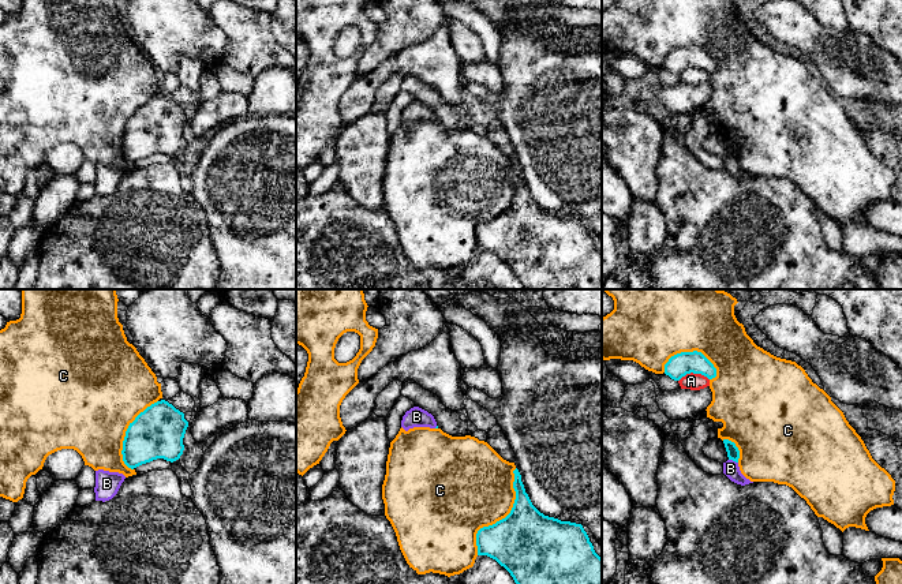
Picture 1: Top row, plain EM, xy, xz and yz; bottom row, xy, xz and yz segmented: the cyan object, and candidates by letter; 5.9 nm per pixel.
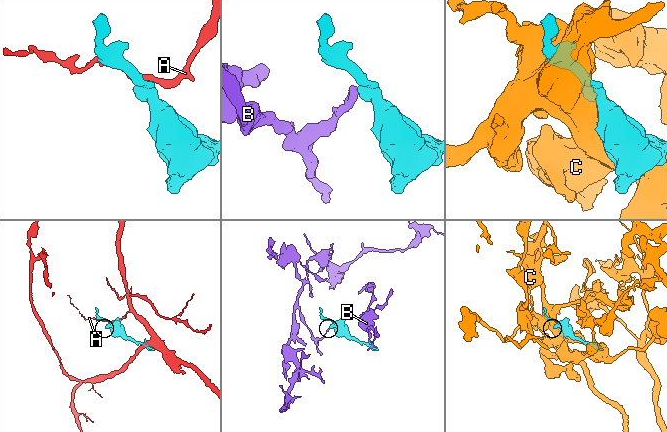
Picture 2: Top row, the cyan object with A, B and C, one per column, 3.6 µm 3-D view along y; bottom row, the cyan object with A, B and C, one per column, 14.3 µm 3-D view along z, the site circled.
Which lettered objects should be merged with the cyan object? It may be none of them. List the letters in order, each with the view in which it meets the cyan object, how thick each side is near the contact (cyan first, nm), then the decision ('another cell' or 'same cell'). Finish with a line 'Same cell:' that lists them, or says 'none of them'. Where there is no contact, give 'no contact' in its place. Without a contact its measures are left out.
A: yz | 140/100 nm | another cell
B: yz | 80/100 nm | another cell
C: xz | 400/460 nm | another cell
Same cell: none of them

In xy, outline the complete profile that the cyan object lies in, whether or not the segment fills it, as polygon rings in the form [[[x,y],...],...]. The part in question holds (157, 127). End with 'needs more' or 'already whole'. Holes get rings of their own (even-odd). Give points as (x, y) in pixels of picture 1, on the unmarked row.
[[[165,94],[157,96],[130,117],[123,135],[123,156],[134,164],[157,153],[176,156],[184,145],[188,116]]] | already whole

